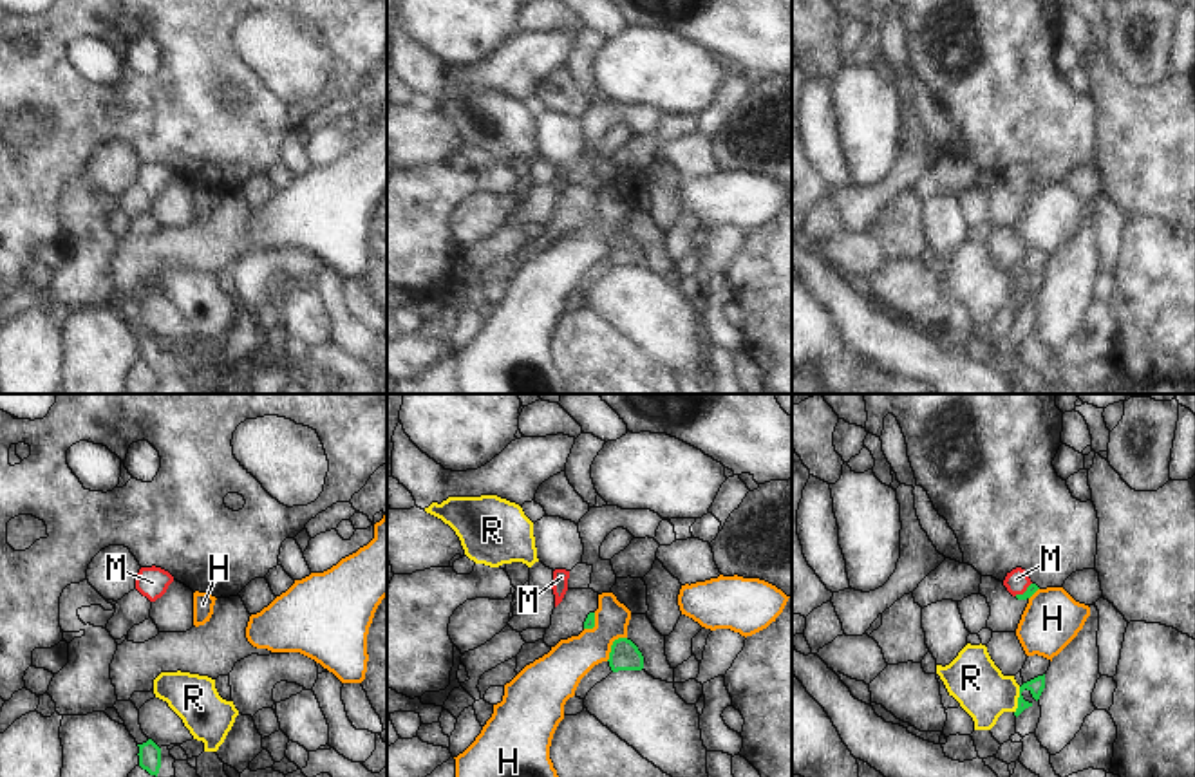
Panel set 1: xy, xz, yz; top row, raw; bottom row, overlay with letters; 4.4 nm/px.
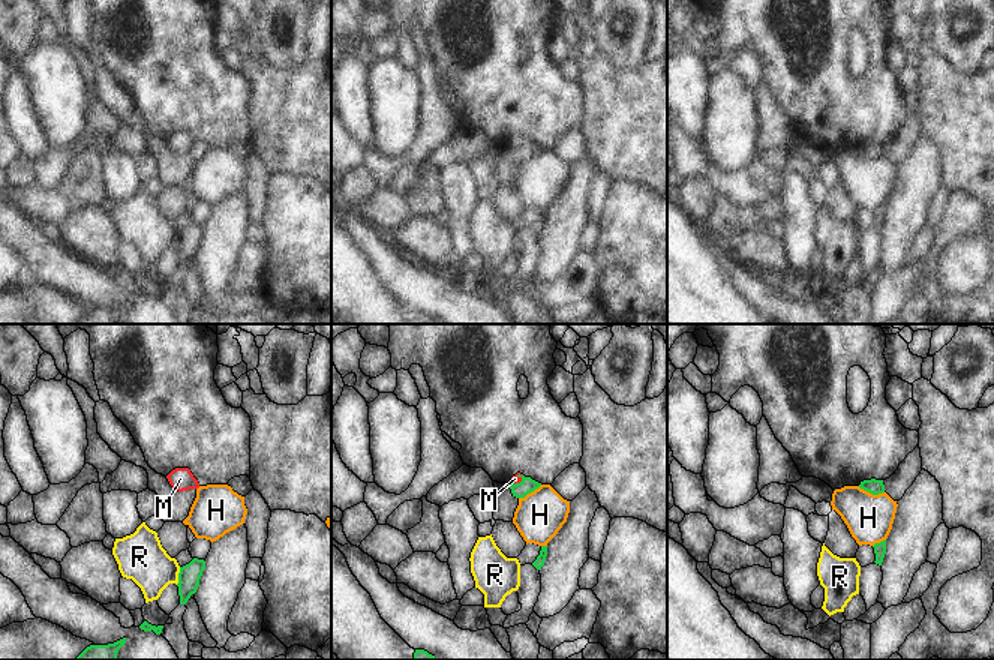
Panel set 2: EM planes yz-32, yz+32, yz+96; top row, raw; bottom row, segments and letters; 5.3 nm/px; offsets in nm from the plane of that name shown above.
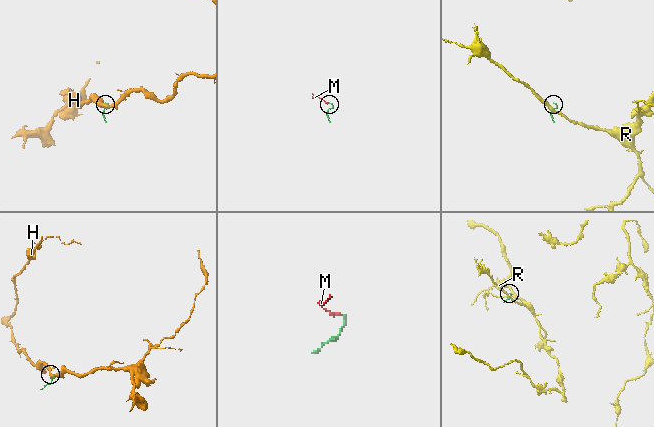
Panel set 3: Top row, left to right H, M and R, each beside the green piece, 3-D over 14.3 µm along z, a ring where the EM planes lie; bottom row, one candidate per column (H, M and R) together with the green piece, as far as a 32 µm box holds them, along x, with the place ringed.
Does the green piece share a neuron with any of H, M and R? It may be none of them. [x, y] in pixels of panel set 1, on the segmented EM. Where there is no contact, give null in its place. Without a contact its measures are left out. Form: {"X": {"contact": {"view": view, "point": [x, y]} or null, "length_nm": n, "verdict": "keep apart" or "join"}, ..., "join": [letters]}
{"H": {"contact": {"view": "xz", "point": [611, 645]}, "length_nm": 140, "verdict": "keep apart"}, "M": {"contact": {"view": "yz", "point": [1025, 591]}, "length_nm": 100, "verdict": "join"}, "R": {"contact": {"view": "yz", "point": [1018, 700]}, "length_nm": 120, "verdict": "keep apart"}, "join": ["M"]}

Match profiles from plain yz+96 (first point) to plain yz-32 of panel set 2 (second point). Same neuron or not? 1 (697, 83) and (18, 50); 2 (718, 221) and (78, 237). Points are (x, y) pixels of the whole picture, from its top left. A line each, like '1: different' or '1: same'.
1: different
2: different

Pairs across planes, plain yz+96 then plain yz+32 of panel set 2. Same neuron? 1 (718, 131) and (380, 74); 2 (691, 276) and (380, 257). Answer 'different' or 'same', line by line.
1: same
2: different

